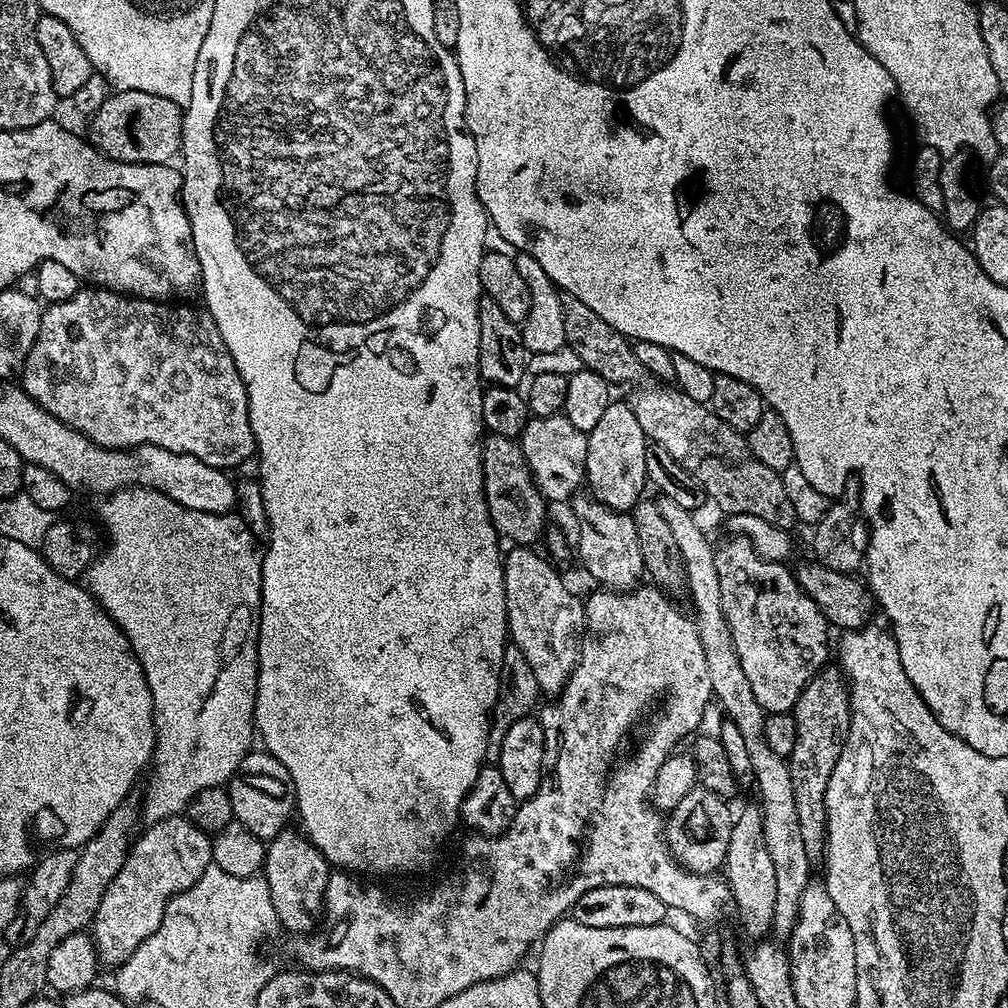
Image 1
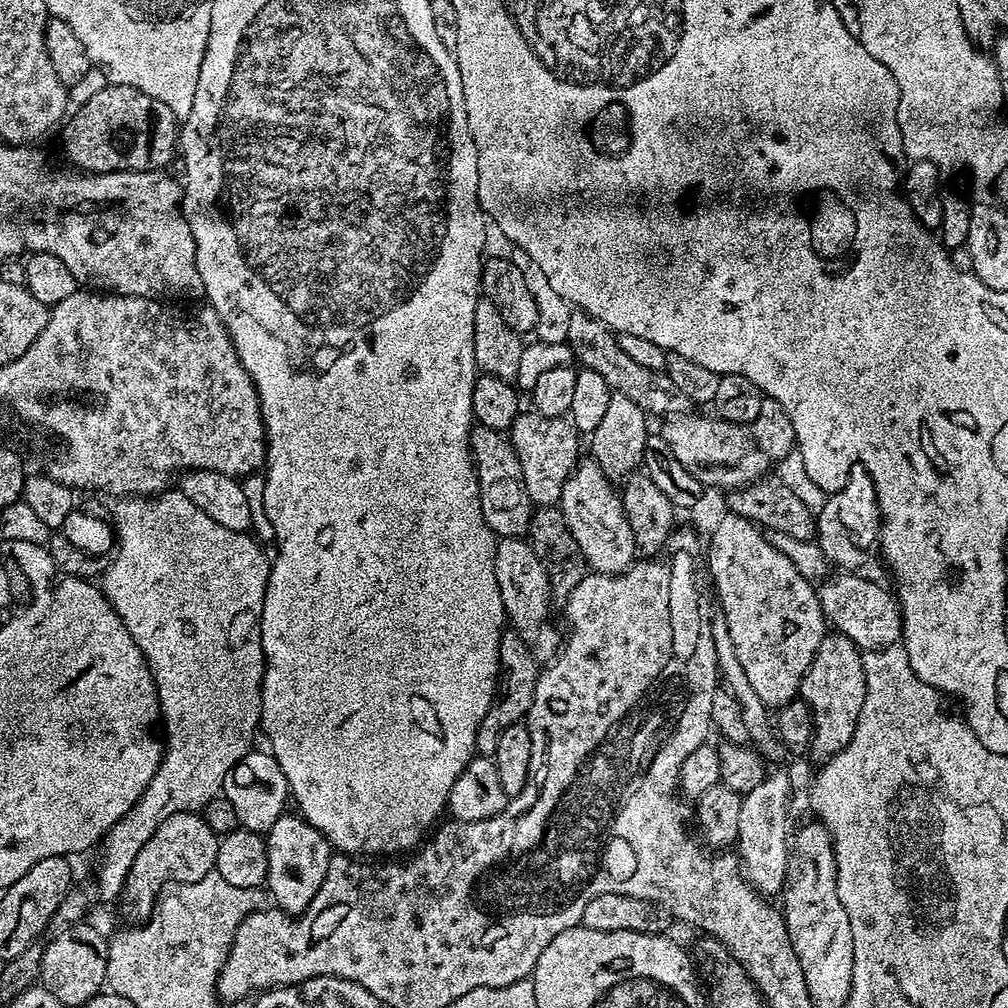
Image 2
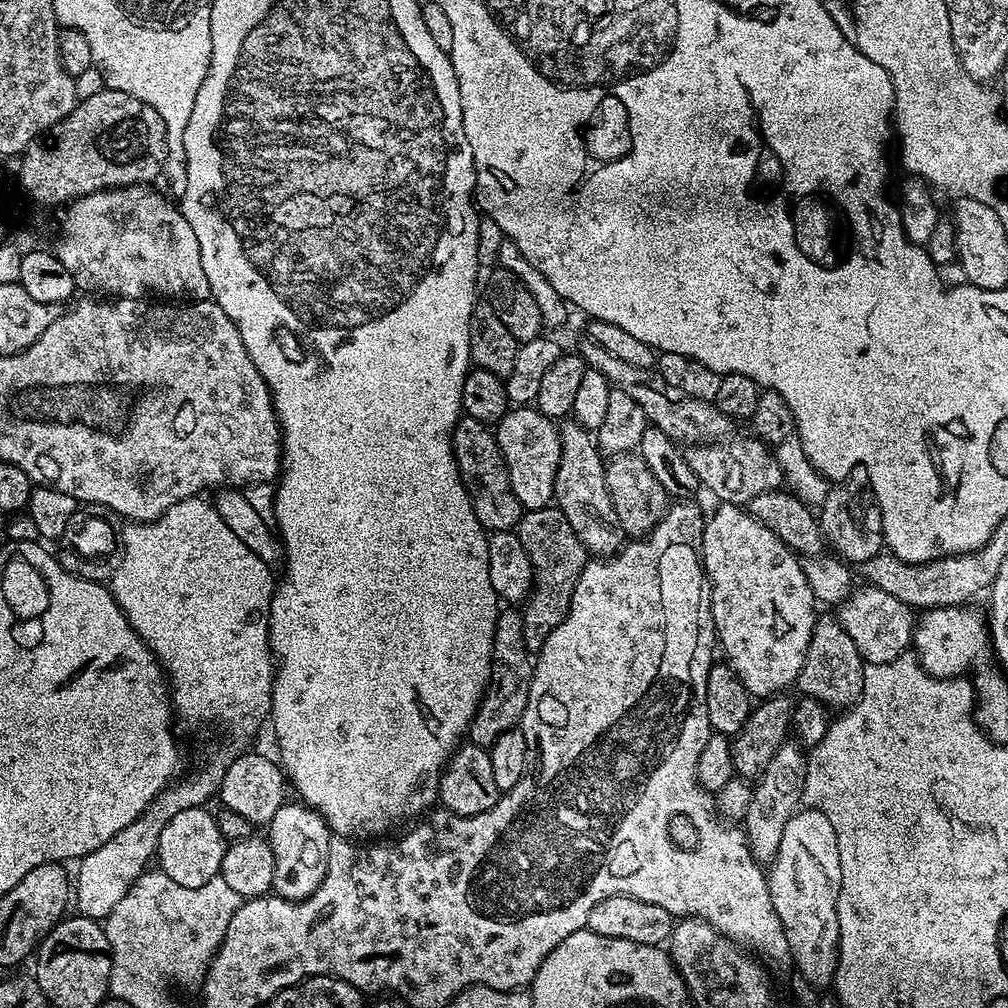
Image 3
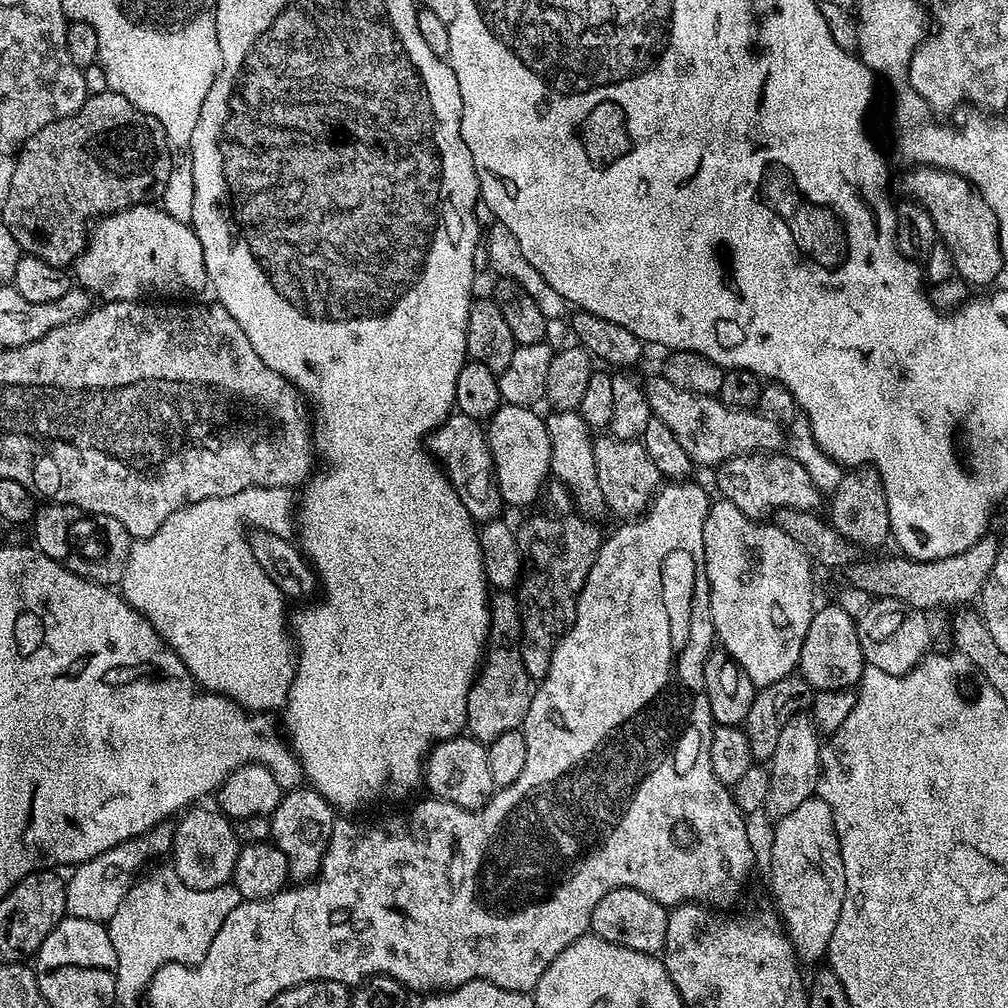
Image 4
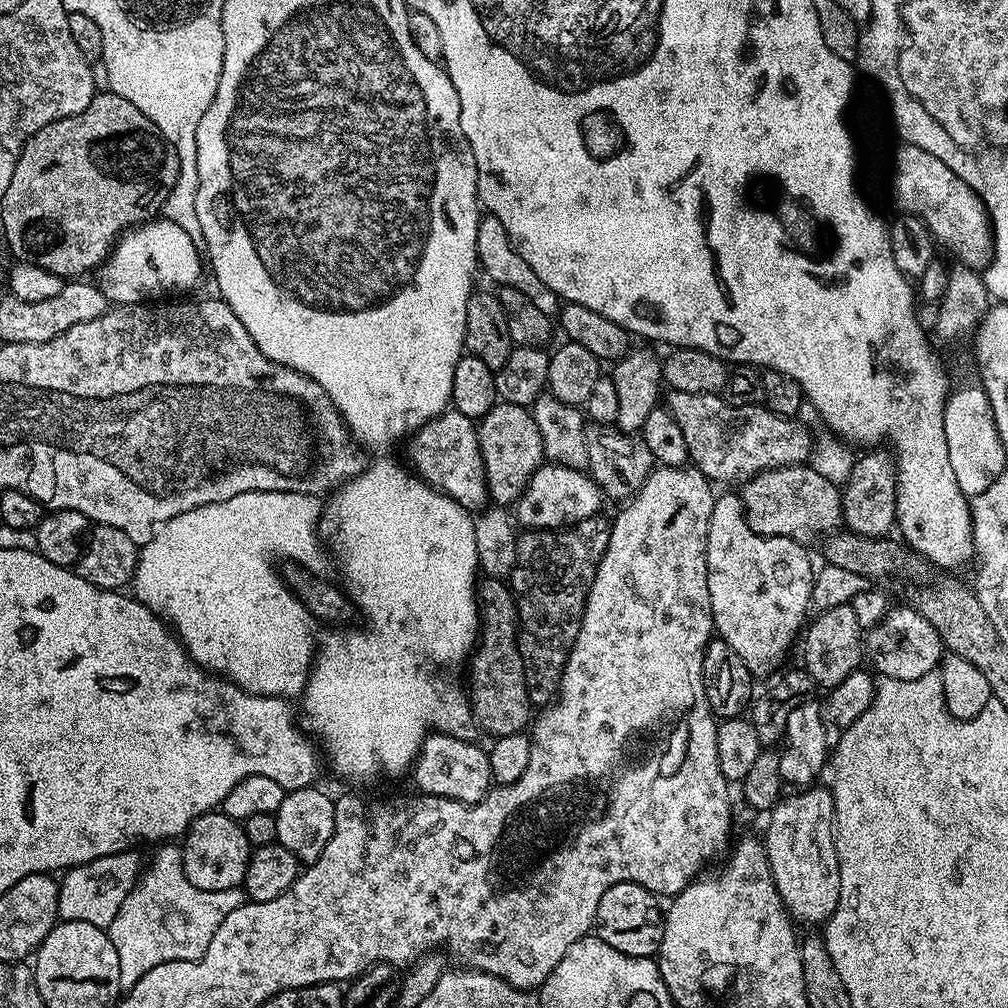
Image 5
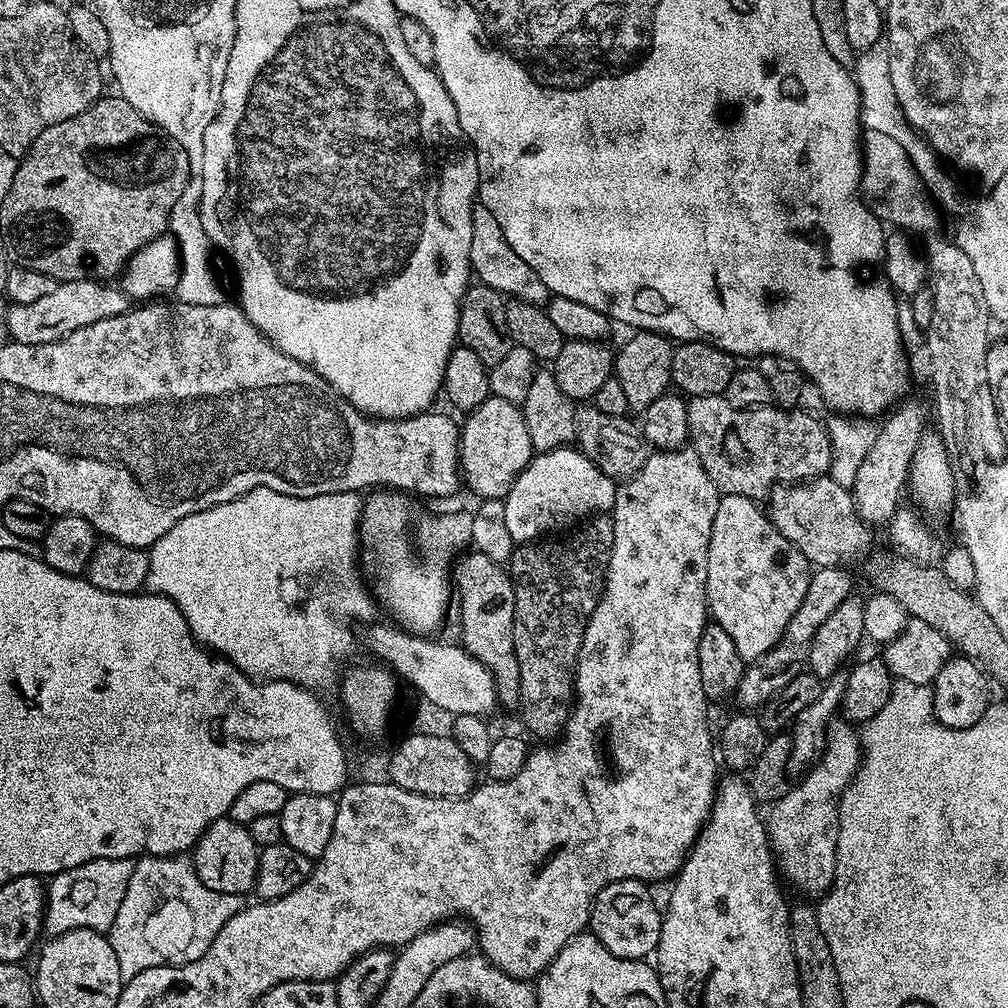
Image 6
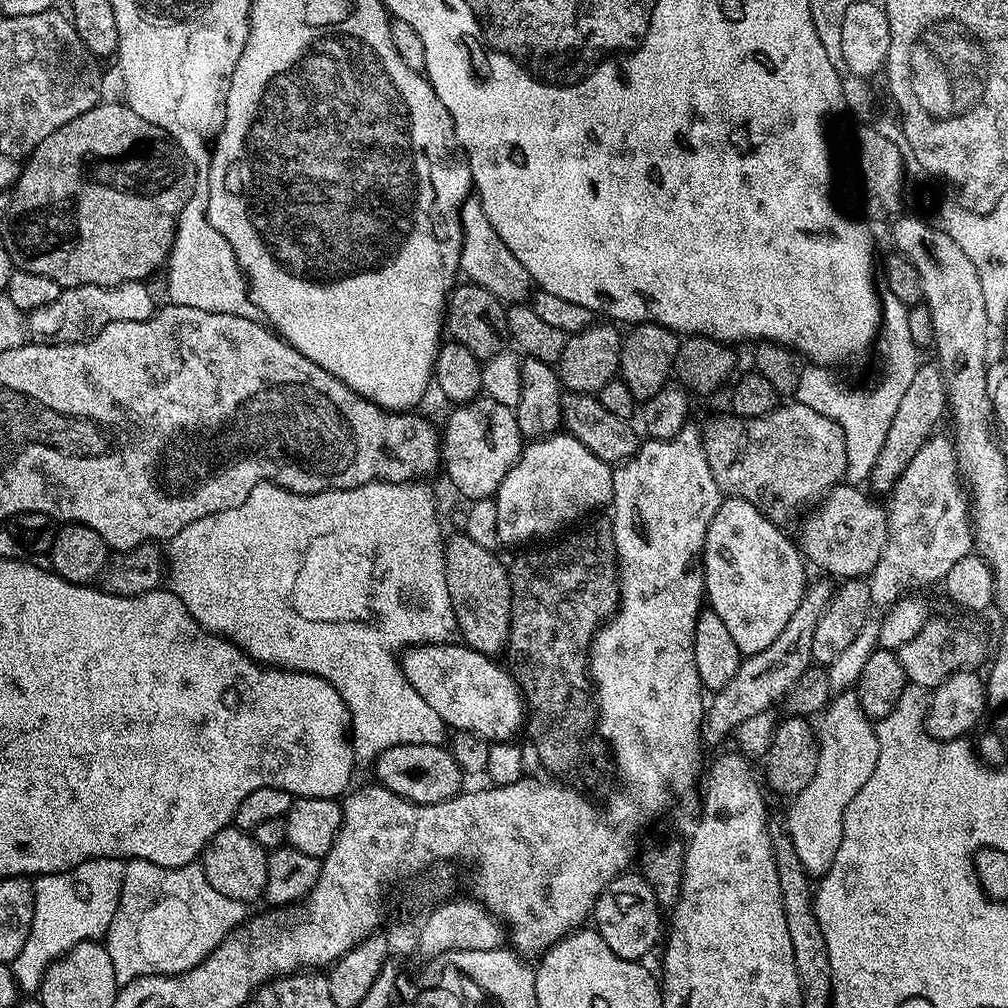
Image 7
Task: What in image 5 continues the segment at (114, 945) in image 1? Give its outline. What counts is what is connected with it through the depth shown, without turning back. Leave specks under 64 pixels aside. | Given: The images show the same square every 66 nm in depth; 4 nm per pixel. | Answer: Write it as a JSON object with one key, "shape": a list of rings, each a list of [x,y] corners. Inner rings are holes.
{"shape":[[[222,810],[202,814],[192,823],[183,837],[182,851],[186,878],[190,878],[190,882],[198,886],[198,890],[229,892],[231,888],[239,888],[243,885],[250,845],[244,833],[243,823],[231,820]]]}

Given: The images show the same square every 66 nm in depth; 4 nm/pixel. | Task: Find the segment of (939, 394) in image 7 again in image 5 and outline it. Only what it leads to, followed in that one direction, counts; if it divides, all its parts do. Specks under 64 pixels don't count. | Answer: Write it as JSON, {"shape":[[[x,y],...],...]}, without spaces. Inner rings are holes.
{"shape":[[[868,450],[865,456],[855,457],[850,478],[842,485],[842,510],[844,518],[843,527],[850,532],[857,532],[859,536],[883,536],[887,537],[888,532],[897,527],[896,523],[896,462],[891,455],[888,456],[884,450]]]}

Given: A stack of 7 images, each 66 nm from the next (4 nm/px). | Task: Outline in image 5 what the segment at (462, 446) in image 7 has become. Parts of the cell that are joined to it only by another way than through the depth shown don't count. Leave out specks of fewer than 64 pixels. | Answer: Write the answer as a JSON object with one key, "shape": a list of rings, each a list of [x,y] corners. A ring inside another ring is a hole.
{"shape":[[[497,402],[478,421],[478,431],[480,454],[491,503],[496,506],[515,505],[528,487],[528,483],[532,481],[532,476],[545,463],[542,434],[538,434],[538,422],[534,422],[528,408]]]}

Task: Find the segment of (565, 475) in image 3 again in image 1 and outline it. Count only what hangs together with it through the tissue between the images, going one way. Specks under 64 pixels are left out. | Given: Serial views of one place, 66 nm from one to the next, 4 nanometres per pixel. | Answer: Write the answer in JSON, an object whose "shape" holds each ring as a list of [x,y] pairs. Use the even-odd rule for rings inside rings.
{"shape":[[[580,494],[571,501],[570,507],[580,521],[576,524],[574,552],[580,555],[584,568],[596,580],[601,580],[605,589],[613,592],[631,592],[645,575],[642,562],[642,546],[638,546],[638,530],[627,512],[615,512],[605,504],[593,500],[591,495]]]}

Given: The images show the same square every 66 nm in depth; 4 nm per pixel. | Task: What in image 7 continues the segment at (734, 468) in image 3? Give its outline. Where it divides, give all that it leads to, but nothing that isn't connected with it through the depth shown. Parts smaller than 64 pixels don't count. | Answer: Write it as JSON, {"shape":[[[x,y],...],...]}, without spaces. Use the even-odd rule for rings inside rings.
{"shape":[[[841,482],[803,517],[804,533],[799,540],[803,555],[810,561],[811,567],[813,564],[814,567],[821,568],[824,571],[821,573],[829,577],[867,577],[875,570],[886,546],[888,514],[885,505],[875,504],[871,500],[873,497],[867,491],[864,493],[864,490],[863,487]]]}

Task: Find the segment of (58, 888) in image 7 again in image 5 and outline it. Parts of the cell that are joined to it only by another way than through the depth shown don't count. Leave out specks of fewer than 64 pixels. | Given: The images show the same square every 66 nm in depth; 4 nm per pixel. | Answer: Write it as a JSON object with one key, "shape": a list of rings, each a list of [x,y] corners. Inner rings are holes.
{"shape":[[[129,850],[110,854],[106,858],[91,860],[89,864],[80,864],[77,868],[67,869],[59,881],[58,910],[60,920],[81,920],[94,926],[107,929],[114,922],[114,914],[126,902],[126,894],[136,885],[142,871],[139,851]]]}

